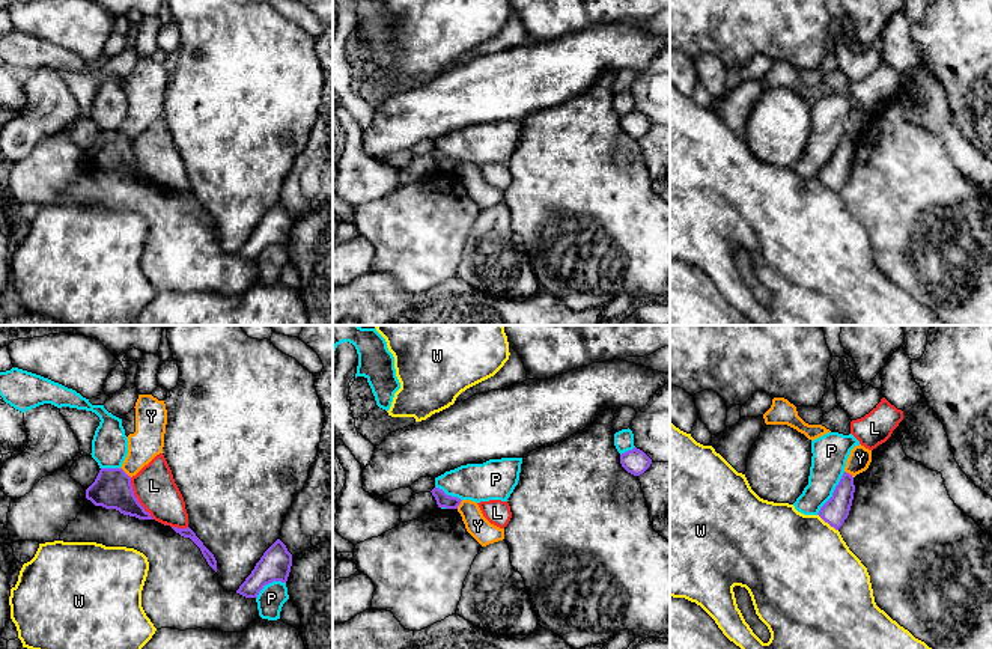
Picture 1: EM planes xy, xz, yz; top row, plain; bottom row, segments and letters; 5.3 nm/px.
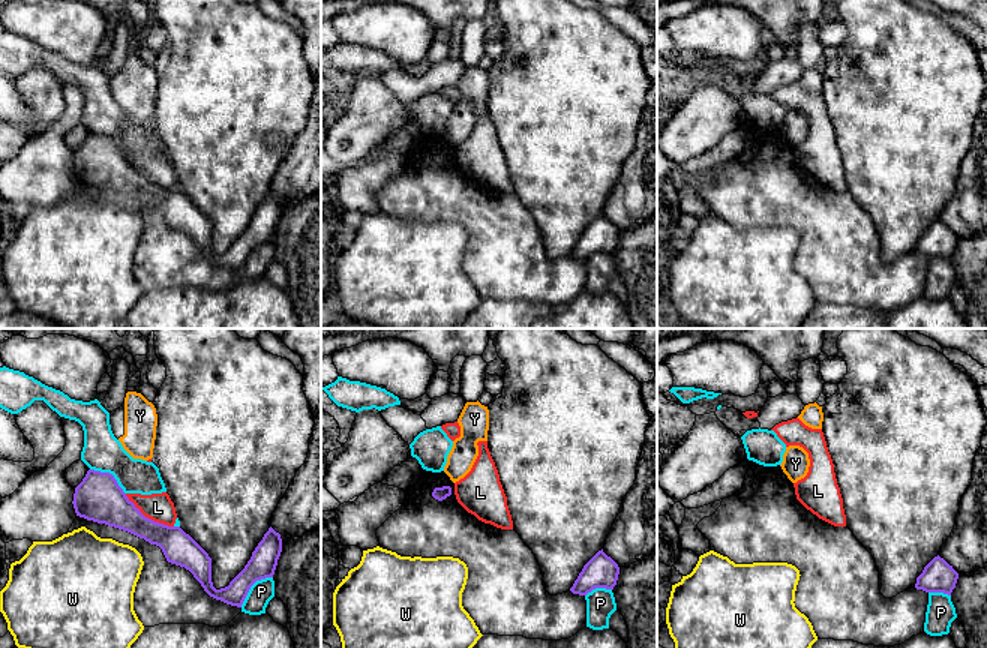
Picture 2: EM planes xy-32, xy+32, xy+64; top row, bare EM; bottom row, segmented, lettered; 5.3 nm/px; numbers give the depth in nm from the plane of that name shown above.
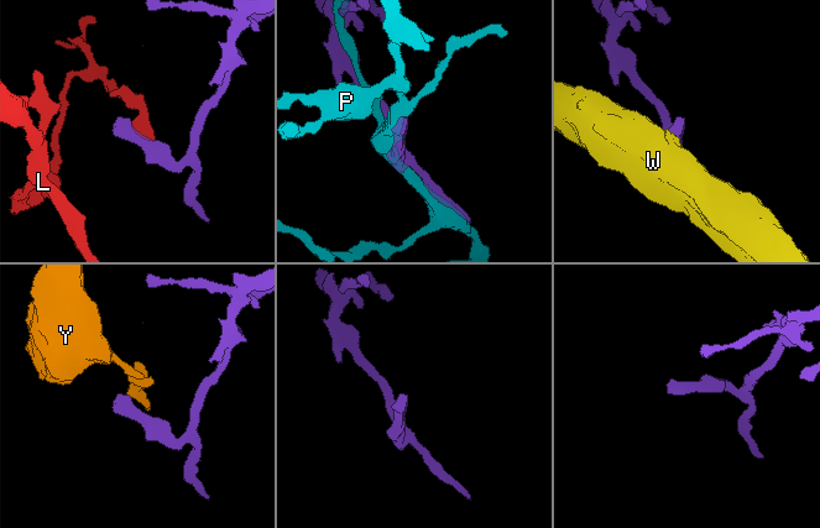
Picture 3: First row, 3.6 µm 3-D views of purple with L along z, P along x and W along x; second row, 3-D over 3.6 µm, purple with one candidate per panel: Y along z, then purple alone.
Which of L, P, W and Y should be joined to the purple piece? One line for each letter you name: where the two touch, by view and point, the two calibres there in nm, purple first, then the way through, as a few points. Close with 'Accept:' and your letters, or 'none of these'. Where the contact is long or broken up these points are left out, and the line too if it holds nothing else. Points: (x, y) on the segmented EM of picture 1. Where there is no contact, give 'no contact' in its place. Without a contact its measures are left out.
Accept: none of these

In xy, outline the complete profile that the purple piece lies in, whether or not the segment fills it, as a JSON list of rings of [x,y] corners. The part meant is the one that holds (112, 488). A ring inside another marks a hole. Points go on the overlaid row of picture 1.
[[[101,468],[86,489],[86,498],[95,506],[116,509],[138,520],[154,520],[134,495],[131,477],[122,468]]]

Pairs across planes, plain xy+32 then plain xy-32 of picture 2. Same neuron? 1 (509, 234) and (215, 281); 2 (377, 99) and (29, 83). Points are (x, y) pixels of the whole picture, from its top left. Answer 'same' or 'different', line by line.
1: same
2: same

